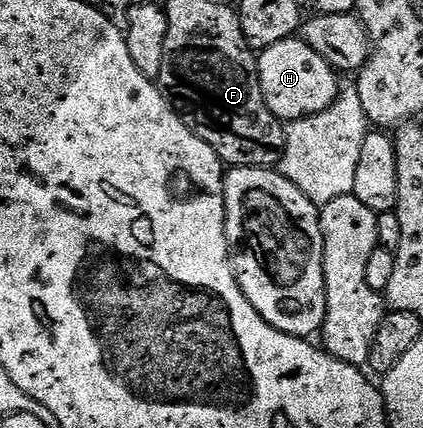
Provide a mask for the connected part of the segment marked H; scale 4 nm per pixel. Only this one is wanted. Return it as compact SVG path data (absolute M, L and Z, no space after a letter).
M298 36L286 37L281 43L273 43L257 57L259 82L269 111L284 123L299 121L325 111L335 102L341 88L337 73L330 63L322 58Z

